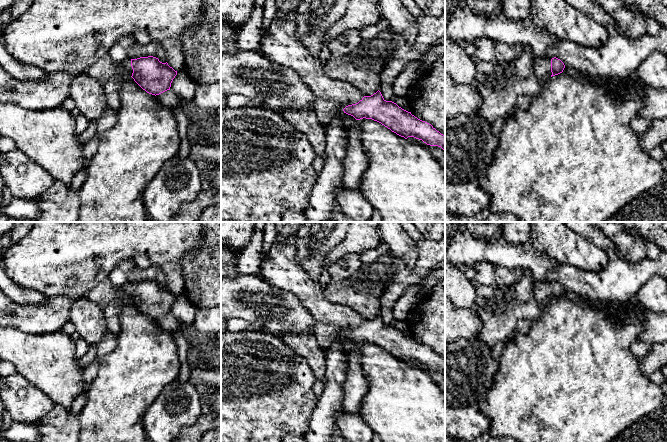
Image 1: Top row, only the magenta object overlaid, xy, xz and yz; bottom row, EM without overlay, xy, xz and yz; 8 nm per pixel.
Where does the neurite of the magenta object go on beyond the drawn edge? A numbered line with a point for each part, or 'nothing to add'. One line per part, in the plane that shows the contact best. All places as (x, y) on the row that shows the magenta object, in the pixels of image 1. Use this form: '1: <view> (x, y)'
1: xz (279, 44)

